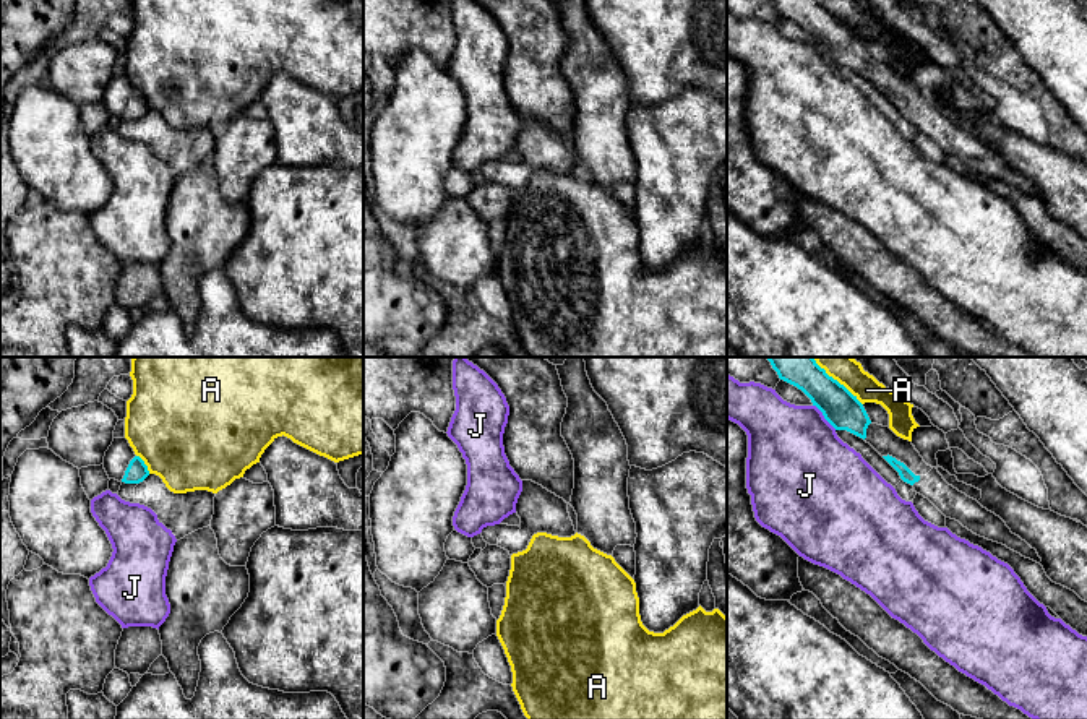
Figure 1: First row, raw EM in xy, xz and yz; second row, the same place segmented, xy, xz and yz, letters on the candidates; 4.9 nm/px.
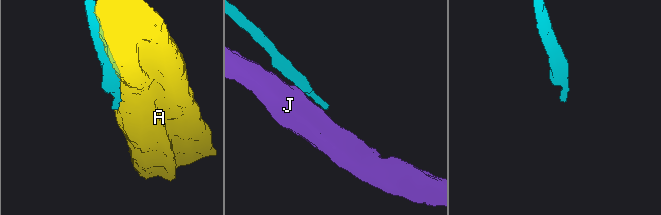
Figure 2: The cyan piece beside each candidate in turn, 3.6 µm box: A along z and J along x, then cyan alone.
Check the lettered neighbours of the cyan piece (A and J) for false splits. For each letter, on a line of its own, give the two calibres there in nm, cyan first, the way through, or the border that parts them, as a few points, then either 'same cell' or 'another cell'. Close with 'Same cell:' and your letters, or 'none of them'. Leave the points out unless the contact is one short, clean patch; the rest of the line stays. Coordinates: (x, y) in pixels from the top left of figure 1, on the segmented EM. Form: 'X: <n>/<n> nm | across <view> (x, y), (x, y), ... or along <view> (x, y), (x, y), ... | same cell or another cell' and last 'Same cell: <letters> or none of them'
A: 110/500 nm | another cell
J: 180/480 nm | along yz (813, 404), (836, 429) | another cell
Same cell: none of them

